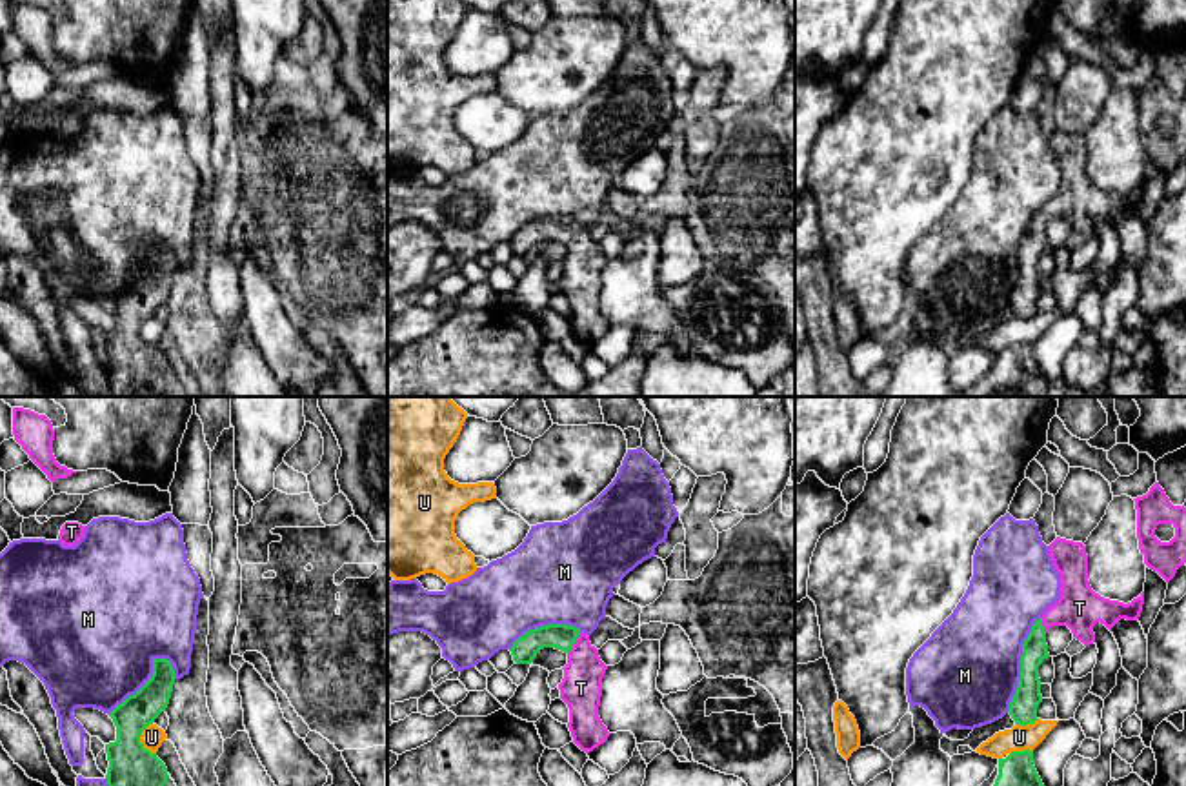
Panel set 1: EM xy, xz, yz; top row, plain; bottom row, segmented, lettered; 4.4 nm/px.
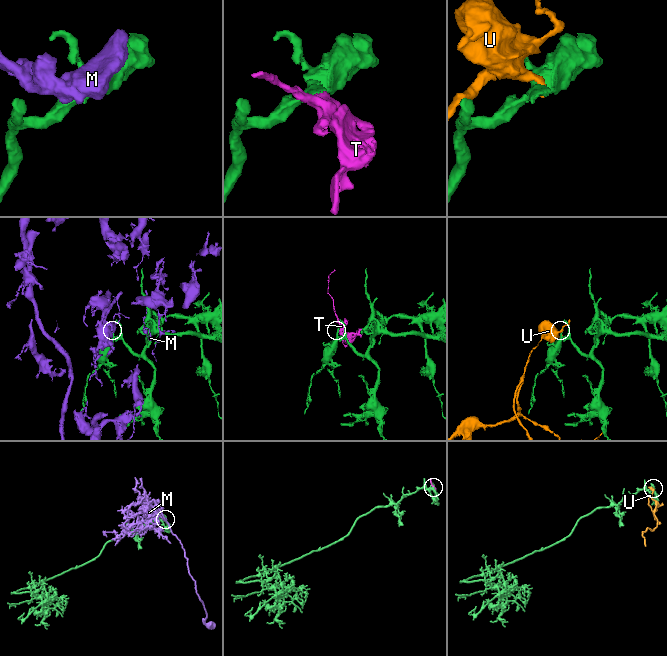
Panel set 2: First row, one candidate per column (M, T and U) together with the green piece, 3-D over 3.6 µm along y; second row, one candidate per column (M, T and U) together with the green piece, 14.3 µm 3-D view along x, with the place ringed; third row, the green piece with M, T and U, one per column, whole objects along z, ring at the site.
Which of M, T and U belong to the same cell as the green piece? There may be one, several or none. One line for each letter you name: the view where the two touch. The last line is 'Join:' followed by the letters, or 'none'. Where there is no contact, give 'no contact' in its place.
T: contact in xz
Join: T

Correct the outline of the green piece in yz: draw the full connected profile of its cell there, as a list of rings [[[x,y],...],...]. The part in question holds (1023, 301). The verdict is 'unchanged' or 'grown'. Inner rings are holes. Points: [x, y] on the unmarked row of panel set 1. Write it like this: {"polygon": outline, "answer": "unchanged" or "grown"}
{"polygon": [[[1057,129],[1048,142],[1062,178],[1059,193],[1033,215],[1022,237],[1020,271],[1008,302],[1020,318],[1039,313],[1037,300],[1042,295],[1039,258],[1050,249],[1046,237],[1050,220],[1068,218],[1073,231],[1090,238],[1095,235],[1097,215],[1111,224],[1121,211],[1139,213],[1144,196],[1144,184],[1128,196],[1095,186],[1088,173],[1088,147],[1082,135]]], "answer": "grown"}

